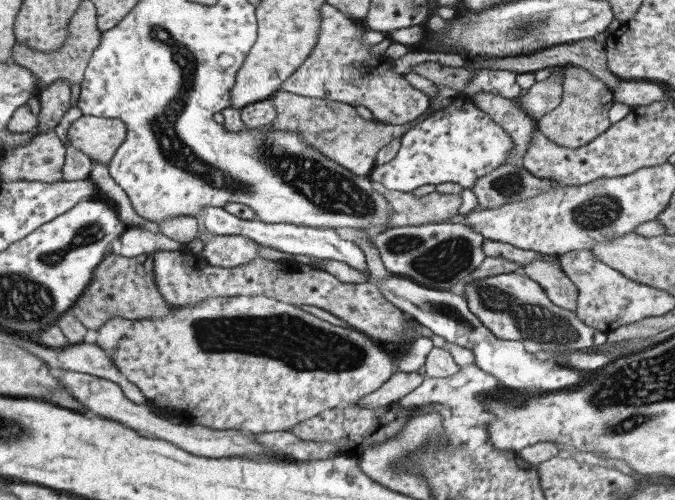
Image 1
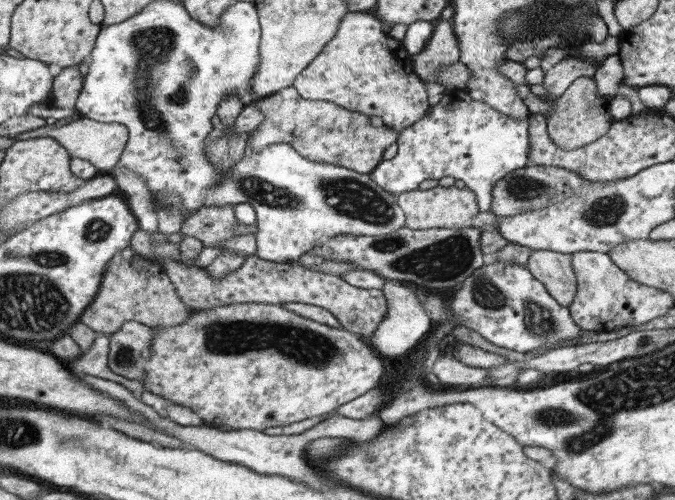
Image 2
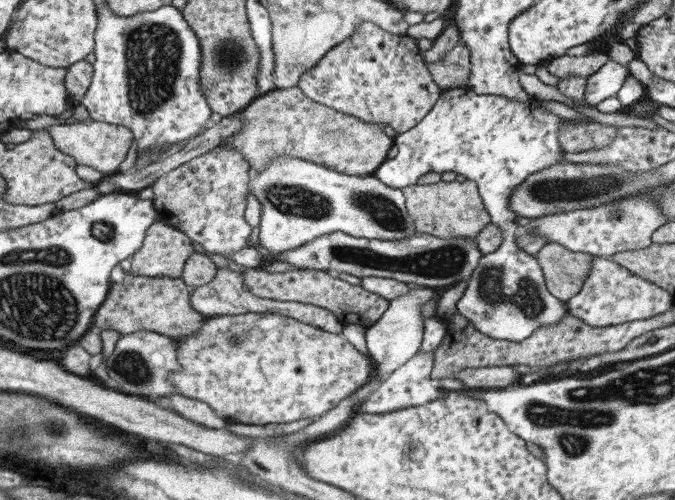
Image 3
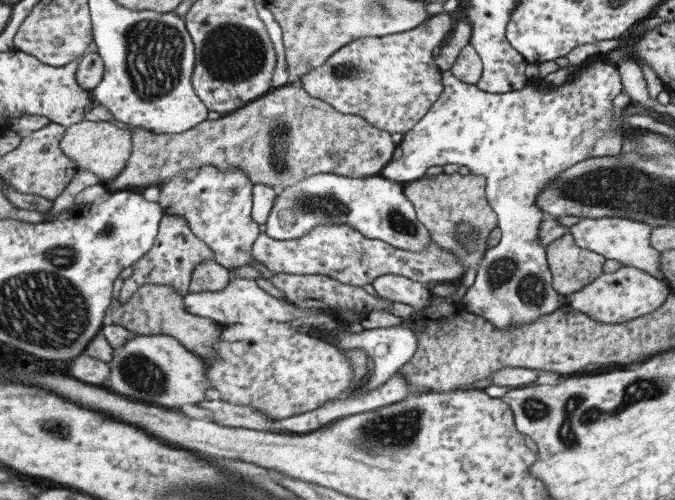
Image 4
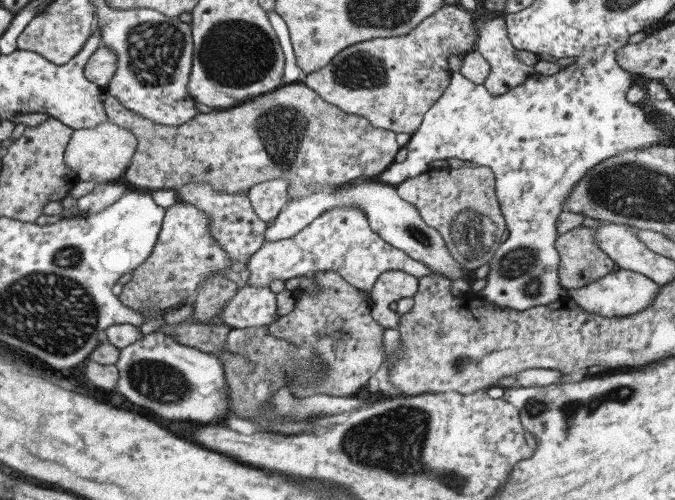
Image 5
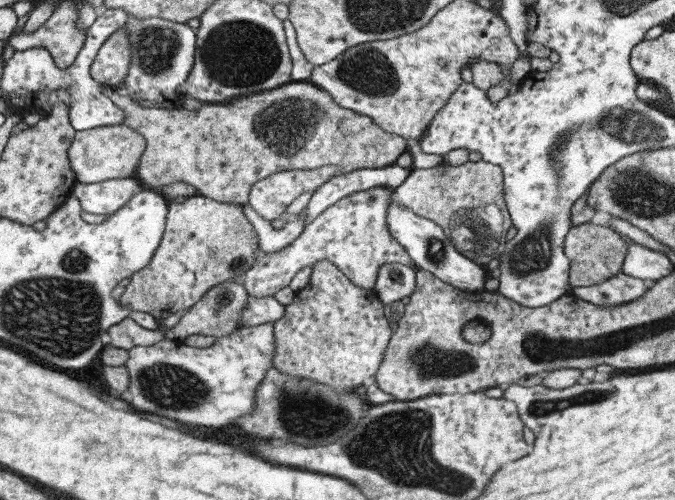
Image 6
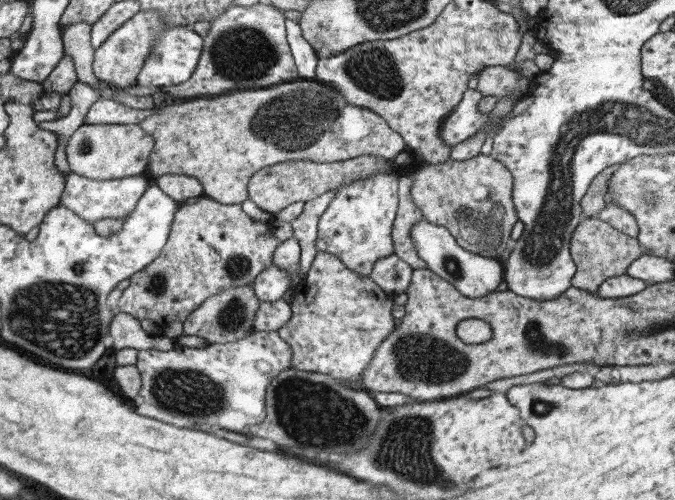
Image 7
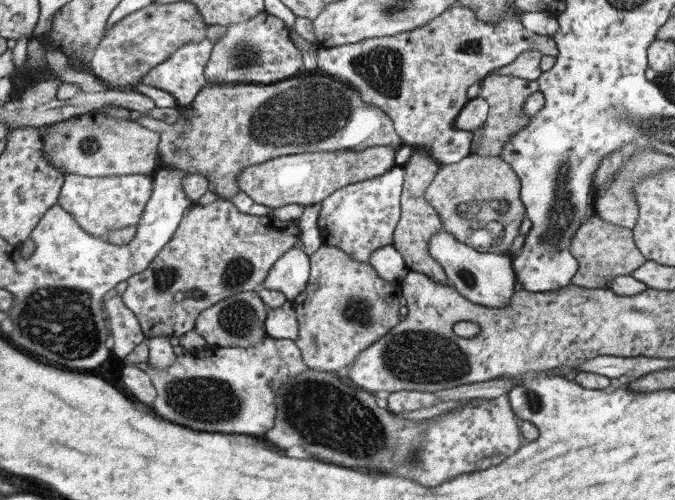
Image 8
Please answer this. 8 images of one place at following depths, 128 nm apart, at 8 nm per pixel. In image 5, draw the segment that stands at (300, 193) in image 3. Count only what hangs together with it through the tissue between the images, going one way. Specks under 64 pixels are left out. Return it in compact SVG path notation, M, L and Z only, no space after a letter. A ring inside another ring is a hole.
M361 181L355 185L325 186L315 189L313 193L305 197L288 198L287 202L281 207L281 211L270 221L263 234L265 241L278 241L281 239L291 238L300 230L303 230L310 222L313 222L317 216L333 208L345 208L345 206L357 206L369 224L369 228L387 244L402 250L413 260L423 263L429 267L433 274L439 274L447 277L449 280L463 279L462 267L452 255L449 254L444 240L440 234L431 226L427 226L422 221L420 214L414 205L401 200L393 185L387 185L379 181Z

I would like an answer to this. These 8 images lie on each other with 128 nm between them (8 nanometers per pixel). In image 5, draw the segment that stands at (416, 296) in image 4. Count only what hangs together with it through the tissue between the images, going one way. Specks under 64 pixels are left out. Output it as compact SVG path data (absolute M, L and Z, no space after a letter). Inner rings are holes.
M399 270L379 274L370 291L370 316L383 329L397 329L399 315L389 310L389 303L402 298L412 298L417 293L418 280Z

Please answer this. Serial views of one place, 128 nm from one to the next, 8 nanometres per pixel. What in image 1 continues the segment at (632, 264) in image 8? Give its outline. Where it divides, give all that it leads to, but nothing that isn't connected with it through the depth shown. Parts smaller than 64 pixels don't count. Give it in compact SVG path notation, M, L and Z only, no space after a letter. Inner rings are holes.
M549 255L549 260L532 260L519 271L537 282L554 306L573 312L576 310L577 287L565 276L555 255Z

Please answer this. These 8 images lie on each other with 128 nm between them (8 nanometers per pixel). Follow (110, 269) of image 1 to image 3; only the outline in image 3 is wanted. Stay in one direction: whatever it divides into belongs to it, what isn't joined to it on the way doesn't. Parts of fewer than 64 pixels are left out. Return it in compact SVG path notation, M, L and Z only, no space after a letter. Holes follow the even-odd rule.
M126 271L121 282L110 283L104 302L92 317L90 328L113 330L121 335L146 330L179 340L198 331L204 320L203 315L190 306L190 295L189 287L181 278L142 277Z

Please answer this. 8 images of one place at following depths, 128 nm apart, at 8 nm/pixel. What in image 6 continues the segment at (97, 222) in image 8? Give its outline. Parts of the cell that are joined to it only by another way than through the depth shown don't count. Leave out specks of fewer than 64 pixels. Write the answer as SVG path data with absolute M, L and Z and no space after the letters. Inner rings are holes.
M133 176L91 184L76 181L68 196L73 196L79 201L80 210L89 214L108 215L120 209L141 189L141 184Z

